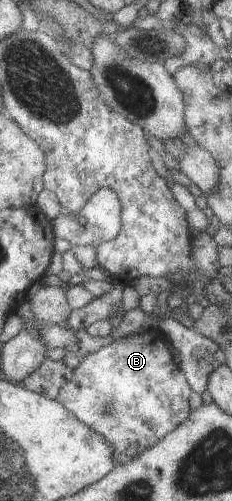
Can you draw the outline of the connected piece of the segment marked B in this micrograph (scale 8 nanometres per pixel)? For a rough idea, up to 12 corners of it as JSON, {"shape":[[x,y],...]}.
{"shape":[[163,333],[86,355],[56,400],[117,466],[182,425],[192,391]]}

